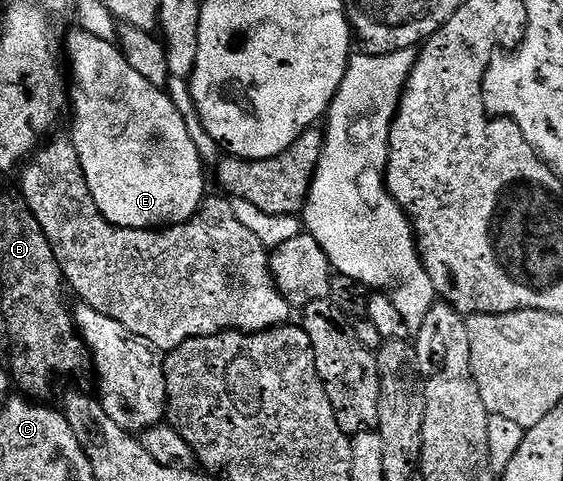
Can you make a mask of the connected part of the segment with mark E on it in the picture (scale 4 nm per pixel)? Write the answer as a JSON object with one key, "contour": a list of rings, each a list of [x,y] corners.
{"contour":[[[74,29],[65,35],[65,59],[71,62],[71,83],[75,88],[69,91],[69,111],[71,107],[71,127],[69,132],[71,143],[77,149],[77,157],[81,169],[85,173],[85,181],[89,185],[89,193],[97,205],[101,214],[110,221],[114,227],[128,227],[134,231],[145,231],[148,229],[159,229],[164,225],[174,225],[189,221],[202,205],[207,191],[207,179],[203,176],[203,159],[199,156],[199,147],[195,144],[195,139],[191,136],[191,131],[187,128],[187,123],[183,120],[183,115],[179,112],[179,107],[166,94],[164,88],[149,85],[145,77],[140,77],[138,73],[125,61],[122,51],[115,43],[101,41],[101,37],[93,37],[93,33],[82,29]]]}

